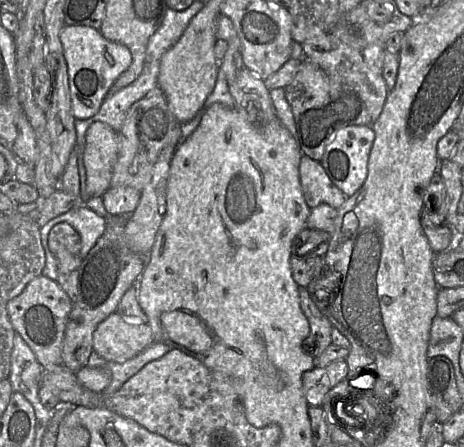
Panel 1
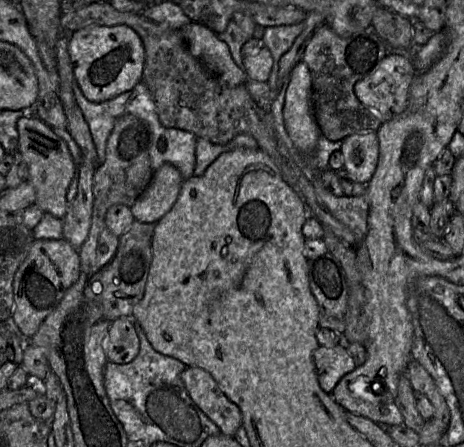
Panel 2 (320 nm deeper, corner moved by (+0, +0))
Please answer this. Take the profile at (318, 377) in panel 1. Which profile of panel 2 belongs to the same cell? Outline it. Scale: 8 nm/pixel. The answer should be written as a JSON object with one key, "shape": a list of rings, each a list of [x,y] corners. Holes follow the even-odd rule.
{"shape":[[[343,341],[315,350],[313,361],[320,387],[331,394],[339,380],[355,368],[355,362]]]}

